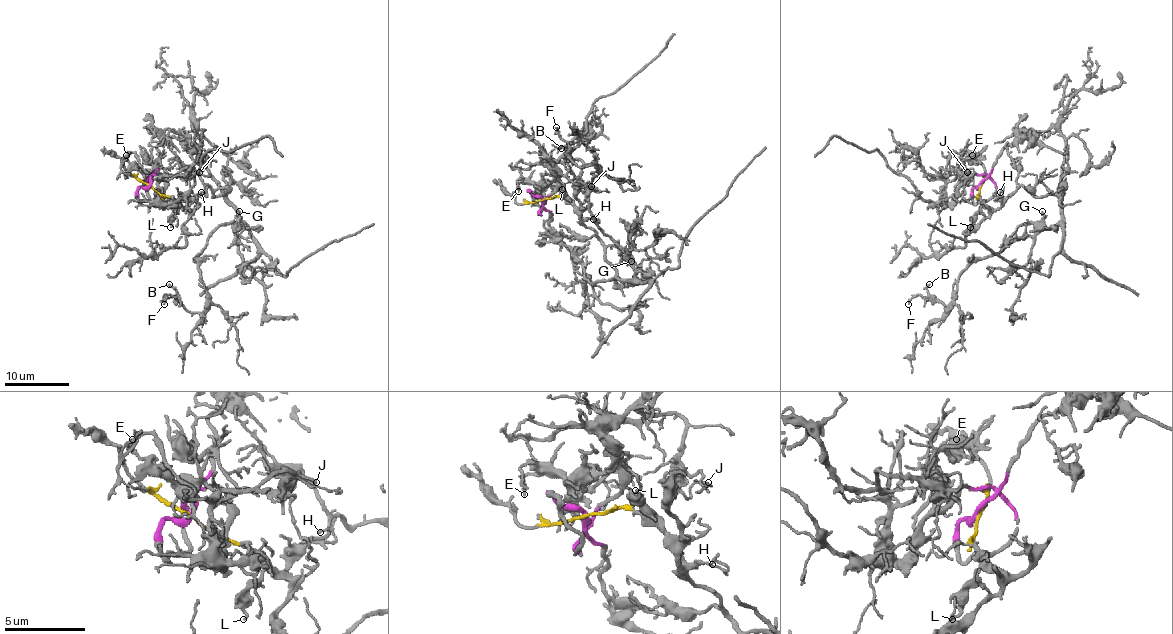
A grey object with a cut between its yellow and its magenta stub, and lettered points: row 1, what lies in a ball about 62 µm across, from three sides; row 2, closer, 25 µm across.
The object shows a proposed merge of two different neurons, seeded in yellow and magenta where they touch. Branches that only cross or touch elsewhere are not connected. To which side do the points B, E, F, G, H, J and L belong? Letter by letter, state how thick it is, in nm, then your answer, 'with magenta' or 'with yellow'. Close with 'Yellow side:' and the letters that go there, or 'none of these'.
B: 130 nm thick; with yellow
E: 160 nm thick; with magenta
F: 160 nm thick; with yellow
G: 150 nm thick; with yellow
H: 90 nm thick; with yellow
J: 140 nm thick; with magenta
L: 140 nm thick; with yellow
Yellow side: B, F, G, H, L

